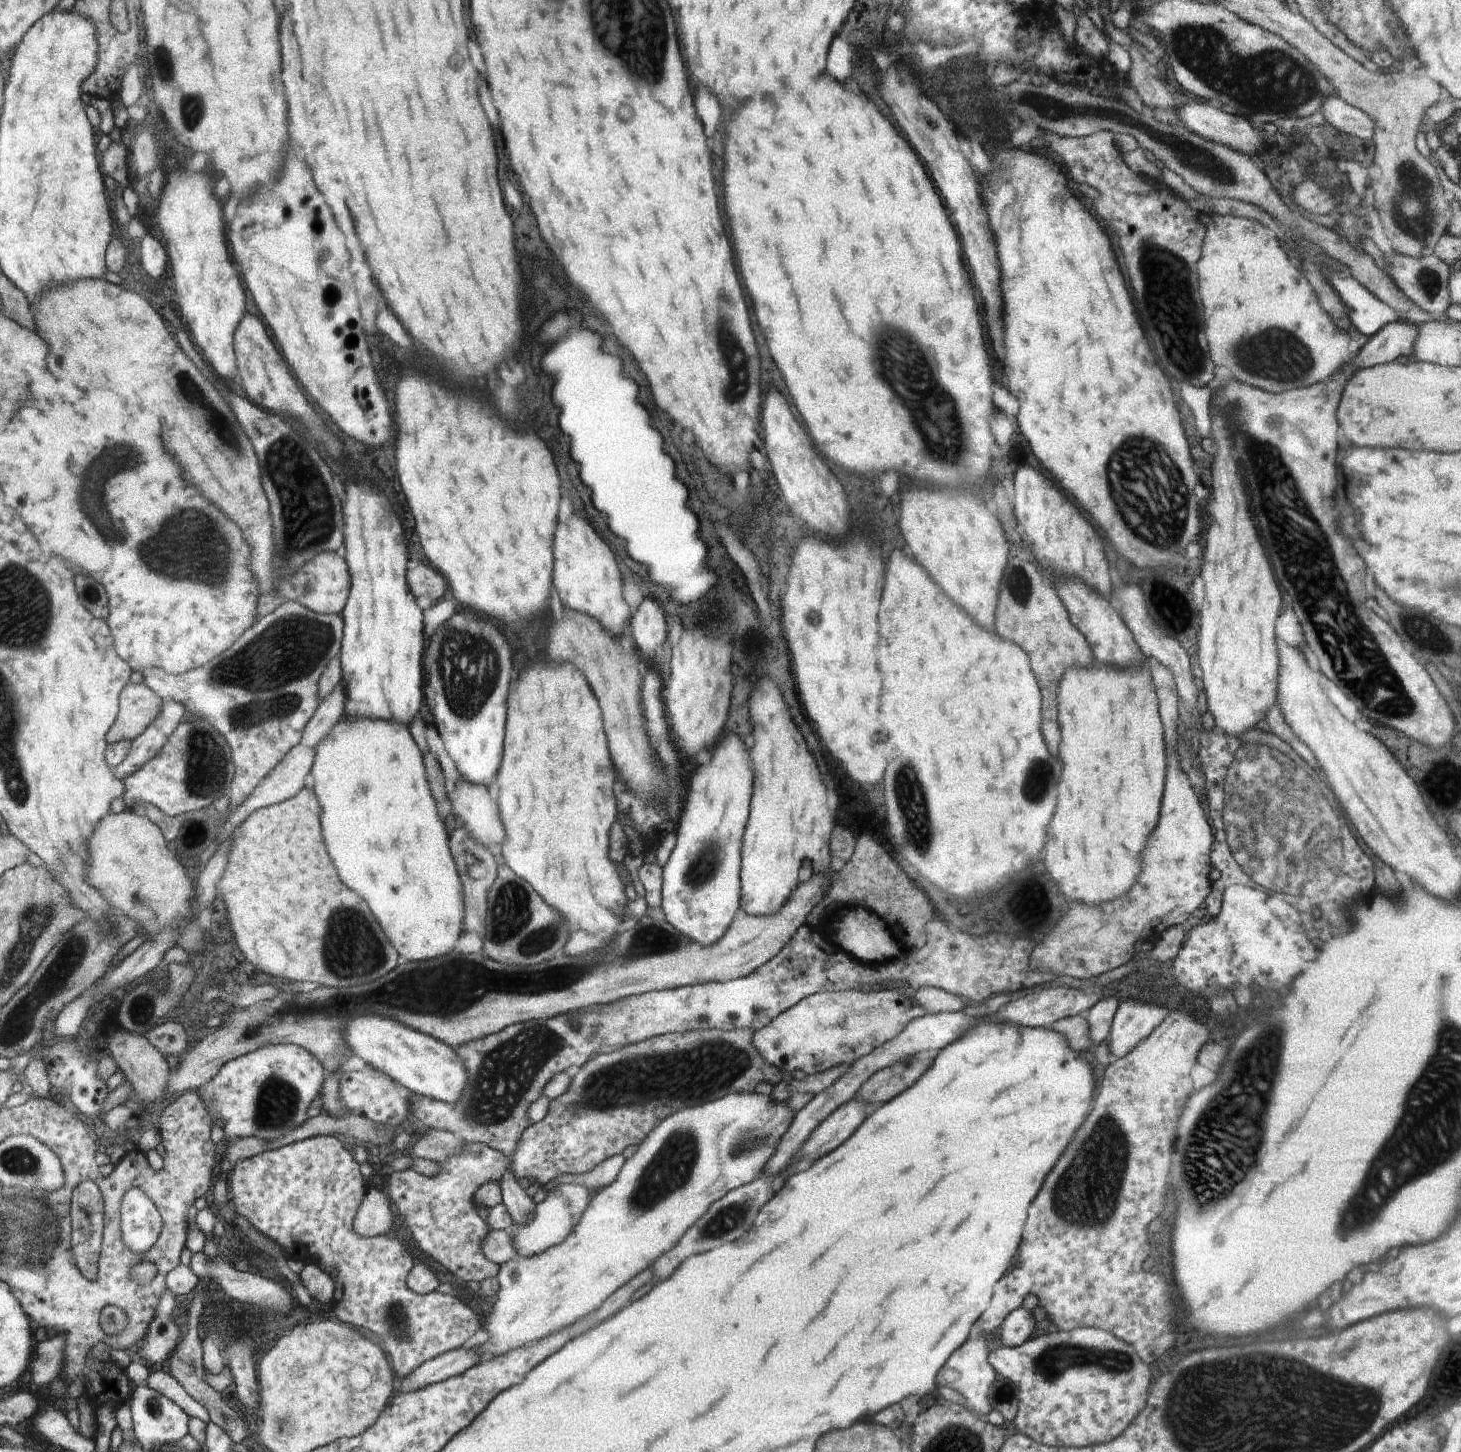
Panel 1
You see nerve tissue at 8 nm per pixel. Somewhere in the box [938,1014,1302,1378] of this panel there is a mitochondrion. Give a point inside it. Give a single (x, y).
(1102, 1160)

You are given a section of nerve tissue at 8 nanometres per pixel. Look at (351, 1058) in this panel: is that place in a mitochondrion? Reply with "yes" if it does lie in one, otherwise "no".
no

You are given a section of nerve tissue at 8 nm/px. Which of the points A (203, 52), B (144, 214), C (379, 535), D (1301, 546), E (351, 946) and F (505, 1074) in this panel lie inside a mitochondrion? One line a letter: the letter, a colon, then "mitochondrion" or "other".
A: mitochondrion
B: other
C: other
D: mitochondrion
E: mitochondrion
F: mitochondrion

